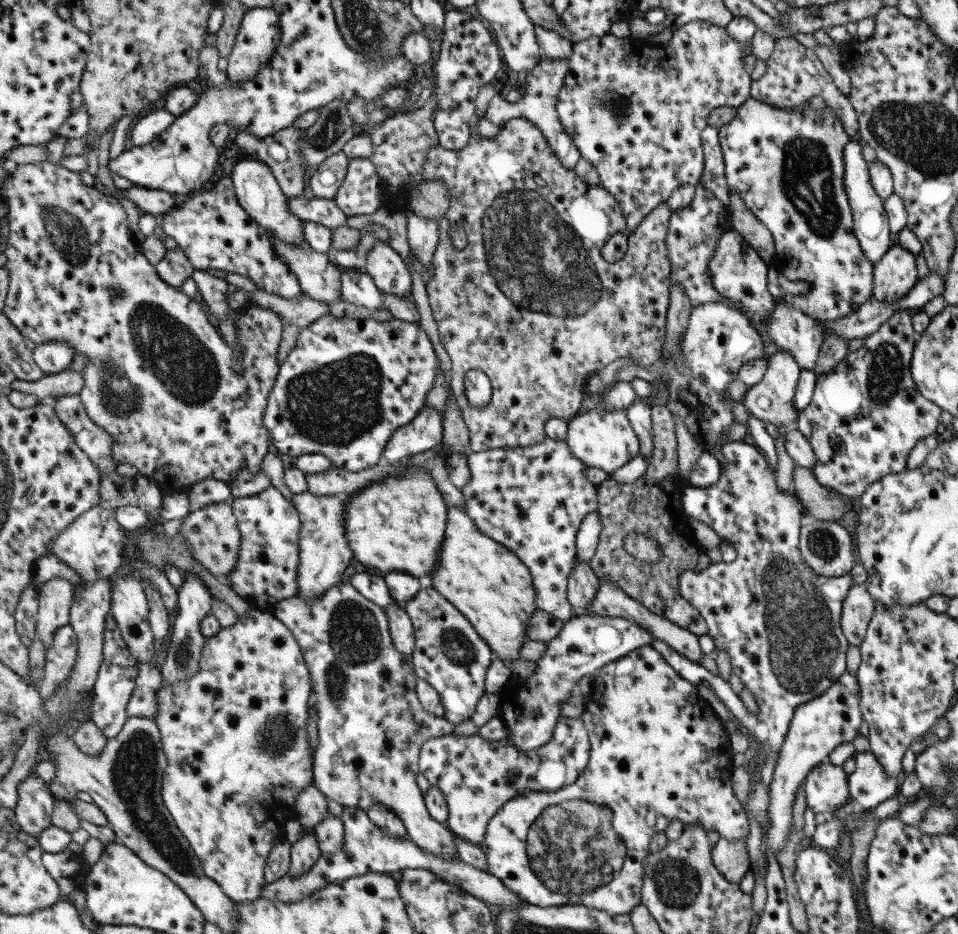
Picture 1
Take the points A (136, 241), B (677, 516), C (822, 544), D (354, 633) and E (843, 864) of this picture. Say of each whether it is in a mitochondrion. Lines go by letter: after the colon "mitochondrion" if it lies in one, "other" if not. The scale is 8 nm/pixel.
A: other
B: other
C: mitochondrion
D: mitochondrion
E: other

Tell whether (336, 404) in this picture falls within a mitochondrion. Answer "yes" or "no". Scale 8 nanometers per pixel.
yes

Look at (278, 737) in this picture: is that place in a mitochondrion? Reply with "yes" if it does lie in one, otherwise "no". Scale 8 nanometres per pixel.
yes

